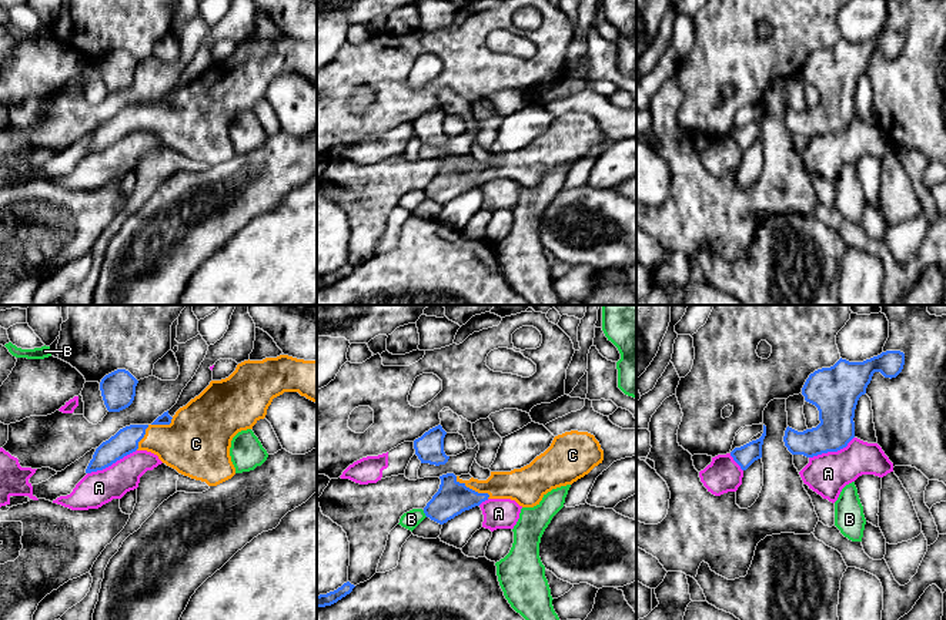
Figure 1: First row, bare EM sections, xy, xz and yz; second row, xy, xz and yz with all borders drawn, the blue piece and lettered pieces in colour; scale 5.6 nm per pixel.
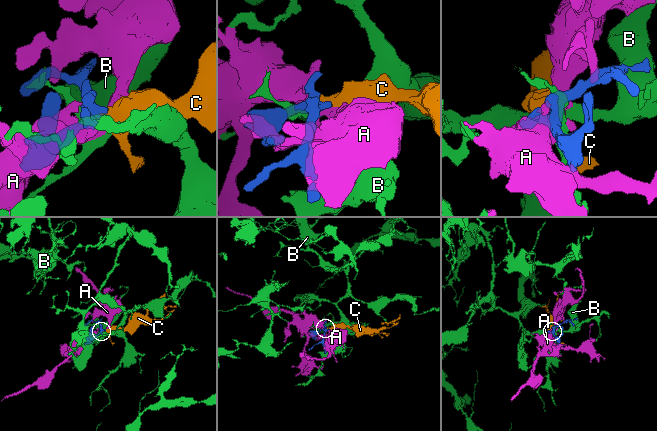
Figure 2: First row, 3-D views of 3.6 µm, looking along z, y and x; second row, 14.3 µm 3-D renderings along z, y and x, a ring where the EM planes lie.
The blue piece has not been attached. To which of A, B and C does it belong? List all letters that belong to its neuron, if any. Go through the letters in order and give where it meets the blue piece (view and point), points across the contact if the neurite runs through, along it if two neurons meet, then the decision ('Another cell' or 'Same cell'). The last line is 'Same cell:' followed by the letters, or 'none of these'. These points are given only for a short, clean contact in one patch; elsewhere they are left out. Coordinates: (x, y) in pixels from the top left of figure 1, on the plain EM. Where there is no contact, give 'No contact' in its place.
A: Touches blue at xy (112, 144). Another cell
B: Touches blue at xz (424, 193). Boundary: xz (423, 191), (427, 197). Another cell
C: Touches blue at xz (471, 170). Path across: xz (453, 178), (471, 170), (515, 166). Same cell
Same cell: C

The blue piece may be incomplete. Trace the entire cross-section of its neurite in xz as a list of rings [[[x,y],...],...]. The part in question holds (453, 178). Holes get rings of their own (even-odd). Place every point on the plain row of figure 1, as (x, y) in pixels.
[[[565,113],[555,117],[544,134],[521,150],[491,153],[487,161],[462,161],[454,154],[439,157],[439,170],[424,194],[444,205],[488,180],[511,180],[522,188],[534,188],[548,172],[572,165],[602,141],[604,131],[594,115]]]

